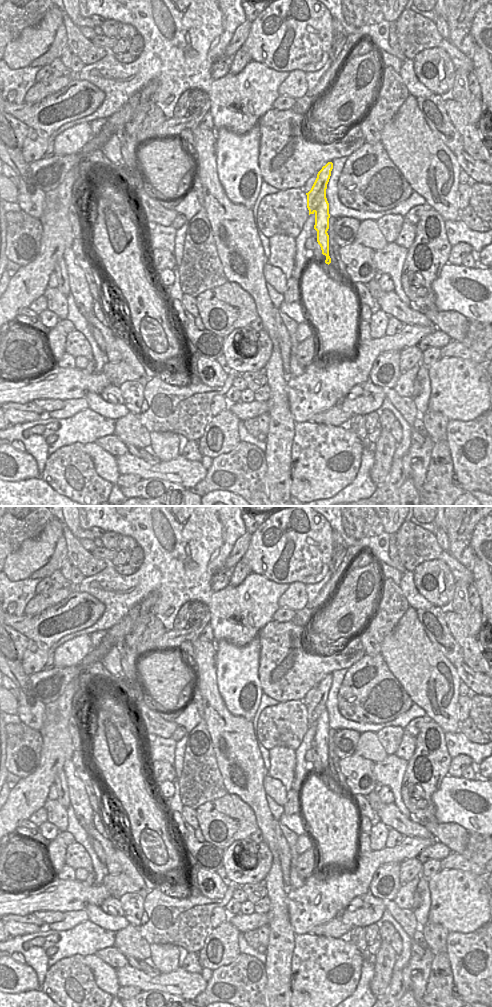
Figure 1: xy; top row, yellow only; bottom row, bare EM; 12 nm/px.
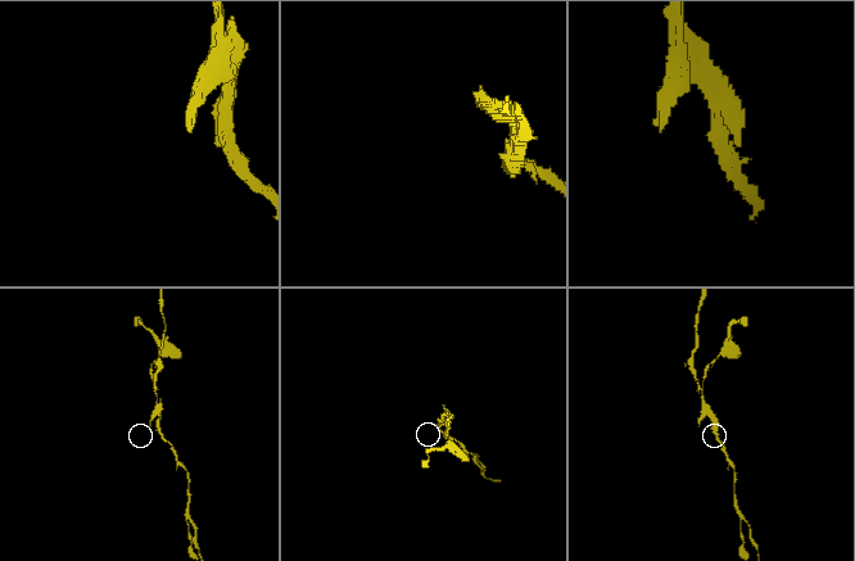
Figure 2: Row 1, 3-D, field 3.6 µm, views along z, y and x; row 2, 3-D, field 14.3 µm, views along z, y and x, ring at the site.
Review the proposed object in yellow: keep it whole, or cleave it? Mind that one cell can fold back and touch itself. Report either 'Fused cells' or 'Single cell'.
Fused cells

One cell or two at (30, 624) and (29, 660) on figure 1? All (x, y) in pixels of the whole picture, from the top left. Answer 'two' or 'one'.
two

